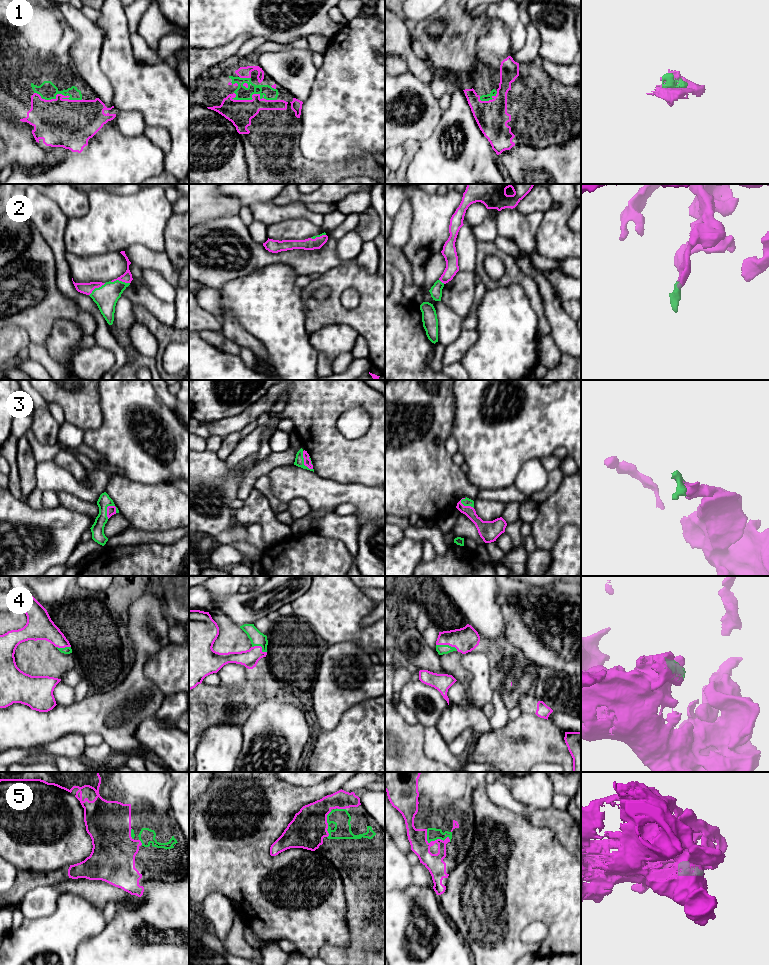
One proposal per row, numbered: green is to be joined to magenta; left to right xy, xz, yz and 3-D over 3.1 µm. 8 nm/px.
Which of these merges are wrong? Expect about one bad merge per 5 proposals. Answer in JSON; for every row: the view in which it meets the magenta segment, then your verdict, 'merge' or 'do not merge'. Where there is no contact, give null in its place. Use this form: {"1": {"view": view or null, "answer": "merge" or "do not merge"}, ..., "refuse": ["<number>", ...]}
{"1": {"view": "xy", "answer": "merge"}, "2": {"view": "xy", "answer": "merge"}, "3": {"view": "xy", "answer": "merge"}, "4": {"view": "yz", "answer": "merge"}, "5": {"view": "yz", "answer": "merge"}, "refuse": []}

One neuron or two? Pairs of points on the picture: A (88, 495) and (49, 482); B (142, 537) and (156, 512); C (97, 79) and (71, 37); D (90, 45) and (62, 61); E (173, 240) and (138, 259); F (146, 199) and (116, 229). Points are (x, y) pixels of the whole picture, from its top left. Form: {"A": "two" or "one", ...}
{"A": "one", "B": "two", "C": "two", "D": "two", "E": "two", "F": "one"}

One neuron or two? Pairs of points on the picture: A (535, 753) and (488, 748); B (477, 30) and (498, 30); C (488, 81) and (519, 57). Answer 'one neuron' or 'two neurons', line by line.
A: one neuron
B: one neuron
C: two neurons

